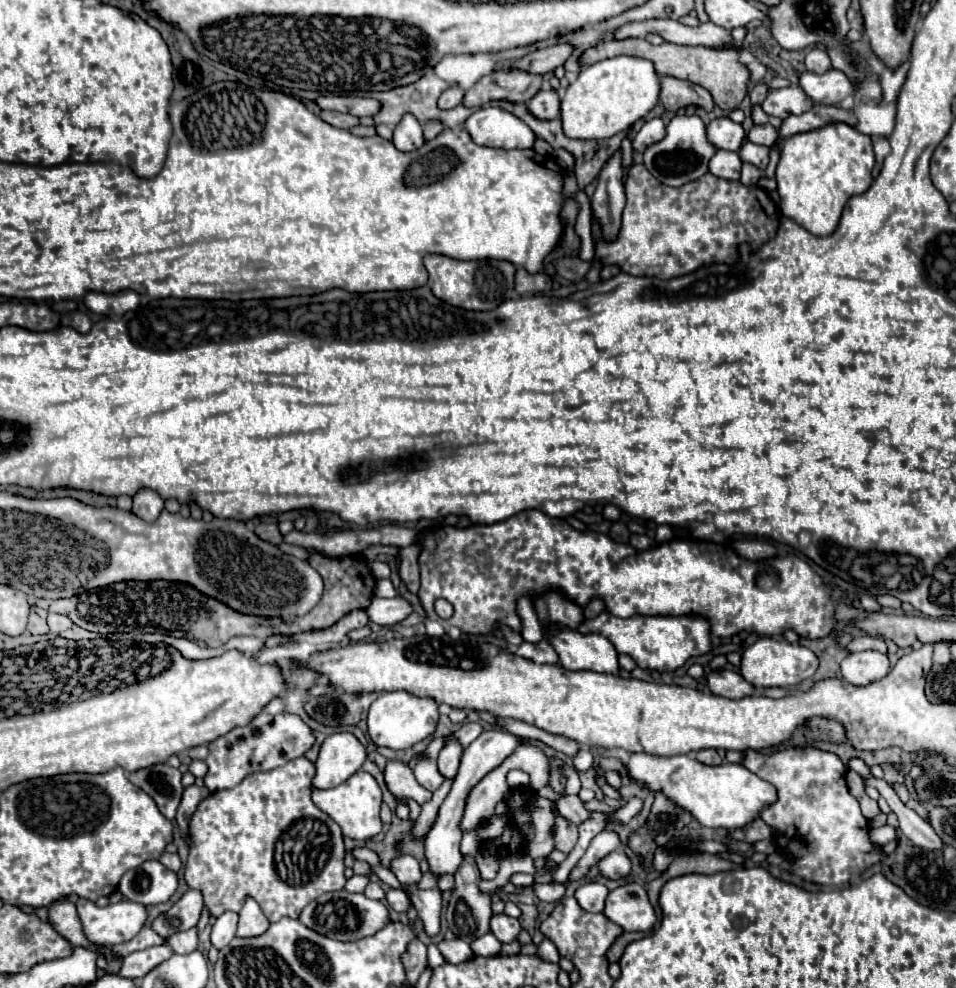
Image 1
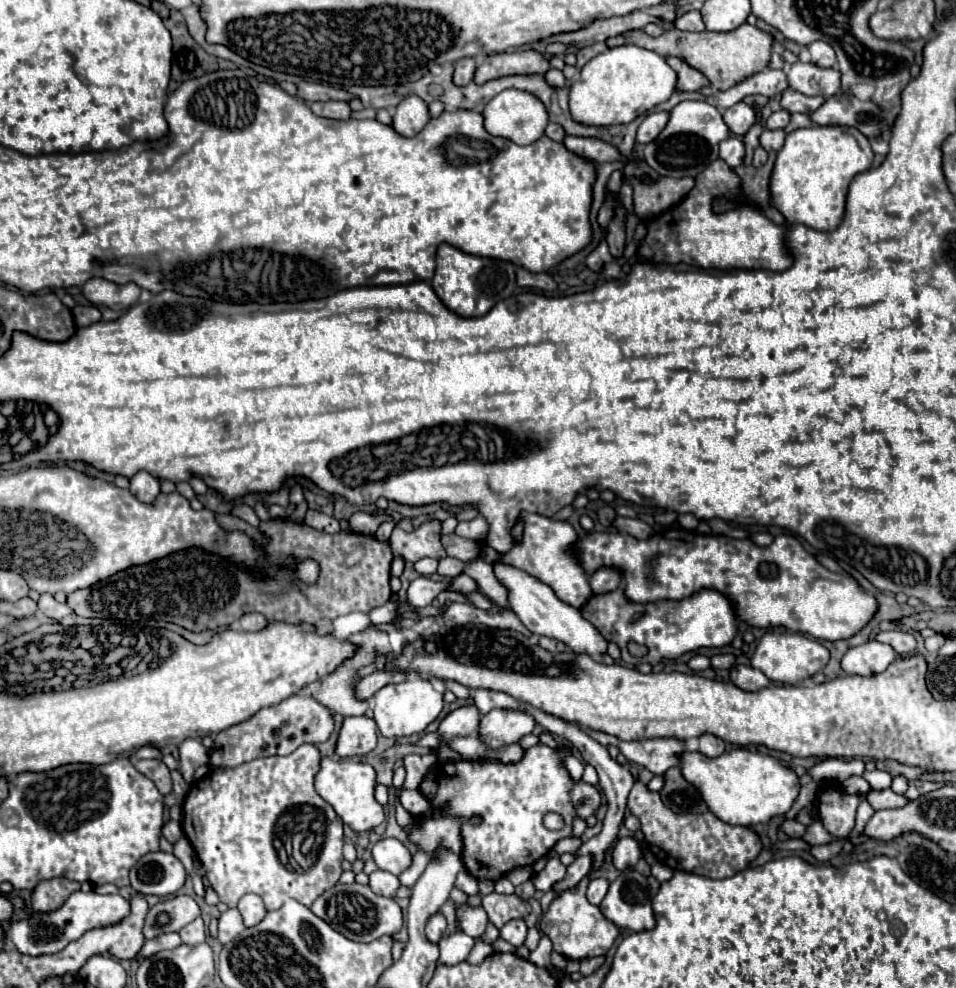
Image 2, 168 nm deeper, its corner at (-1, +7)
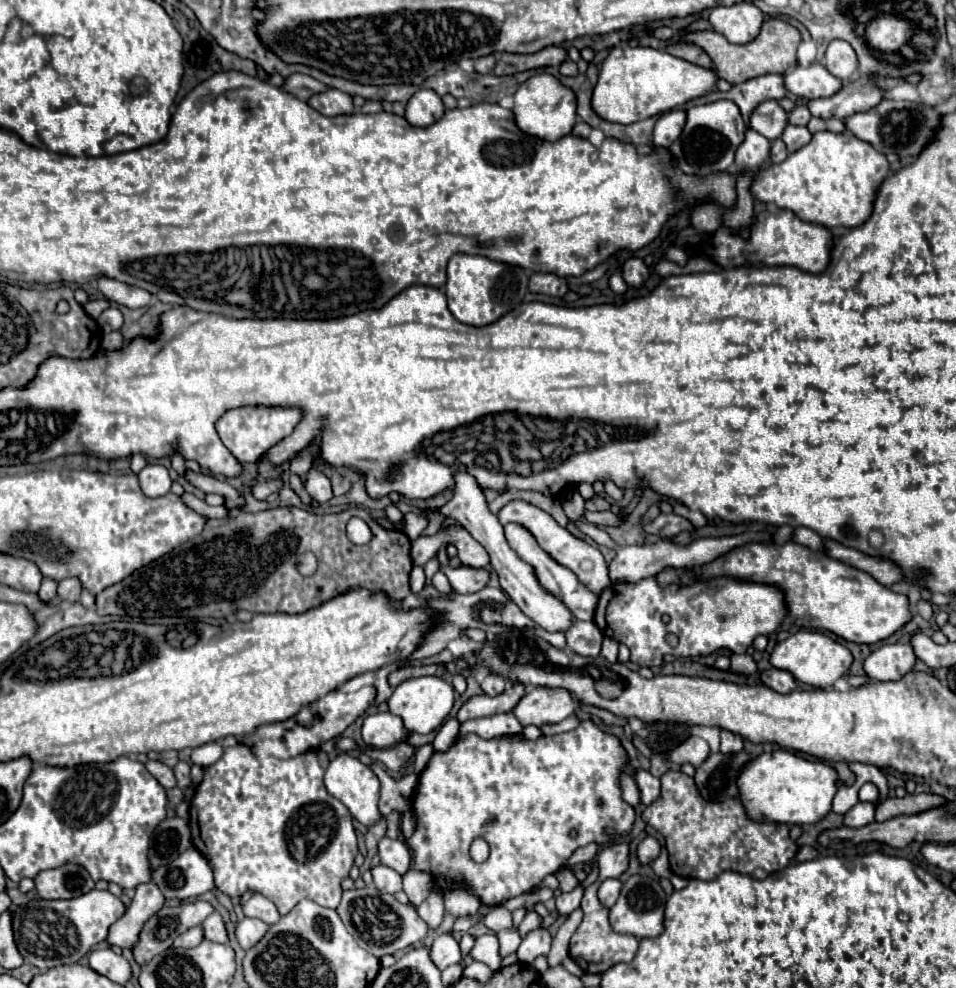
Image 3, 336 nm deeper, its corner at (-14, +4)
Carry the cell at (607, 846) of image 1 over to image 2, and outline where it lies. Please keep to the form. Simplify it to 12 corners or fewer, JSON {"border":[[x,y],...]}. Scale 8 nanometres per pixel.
{"border":[[590,855],[576,857],[566,877],[552,885],[562,893],[582,881],[592,869]]}

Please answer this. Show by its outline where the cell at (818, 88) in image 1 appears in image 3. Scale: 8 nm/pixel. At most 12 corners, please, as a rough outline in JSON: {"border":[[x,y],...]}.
{"border":[[823,64],[797,66],[785,88],[801,98],[829,98],[843,88]]}

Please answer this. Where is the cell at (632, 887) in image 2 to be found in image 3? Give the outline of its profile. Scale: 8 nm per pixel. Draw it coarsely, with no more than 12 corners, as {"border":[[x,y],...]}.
{"border":[[631,876],[609,922],[615,932],[663,932],[665,892],[655,878]]}

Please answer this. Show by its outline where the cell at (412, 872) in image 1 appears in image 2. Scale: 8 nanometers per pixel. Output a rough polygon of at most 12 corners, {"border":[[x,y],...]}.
{"border":[[380,839],[372,847],[378,869],[400,875],[412,863],[398,839]]}

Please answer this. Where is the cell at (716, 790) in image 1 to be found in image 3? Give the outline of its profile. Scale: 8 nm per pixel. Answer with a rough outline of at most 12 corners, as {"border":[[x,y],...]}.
{"border":[[787,750],[741,768],[753,822],[813,824],[831,810],[837,774]]}

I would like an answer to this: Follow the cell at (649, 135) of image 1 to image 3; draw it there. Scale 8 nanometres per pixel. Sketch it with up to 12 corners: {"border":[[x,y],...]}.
{"border":[[685,110],[659,116],[653,146],[667,148],[681,134]]}

